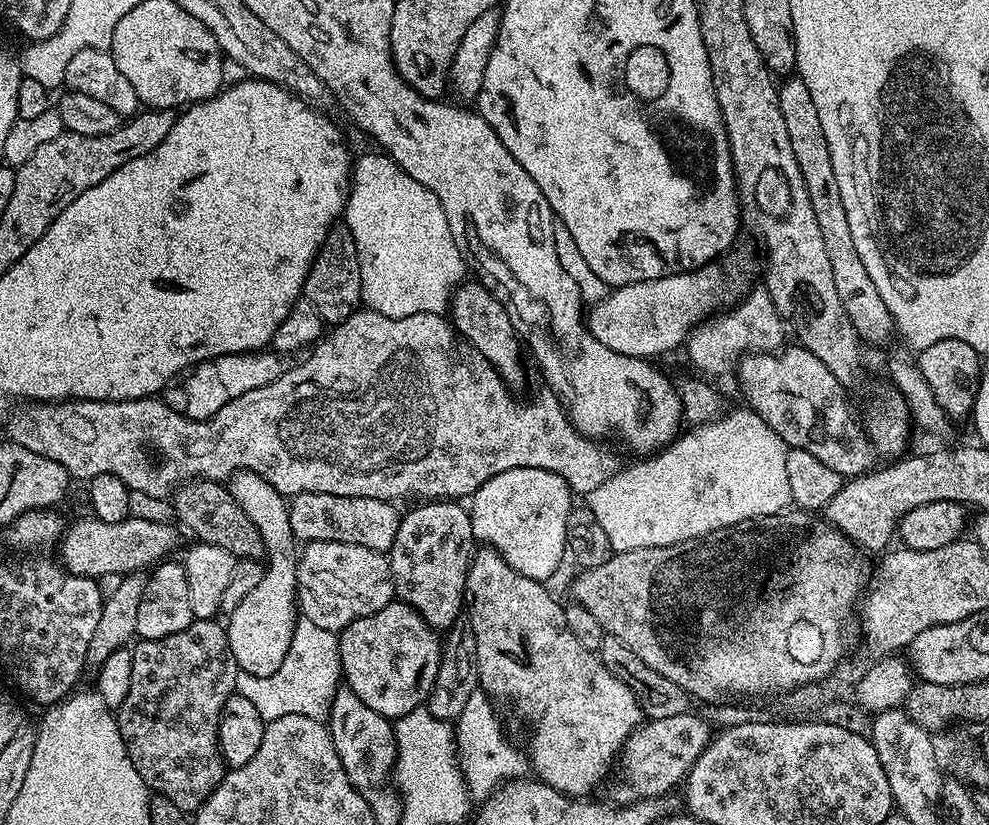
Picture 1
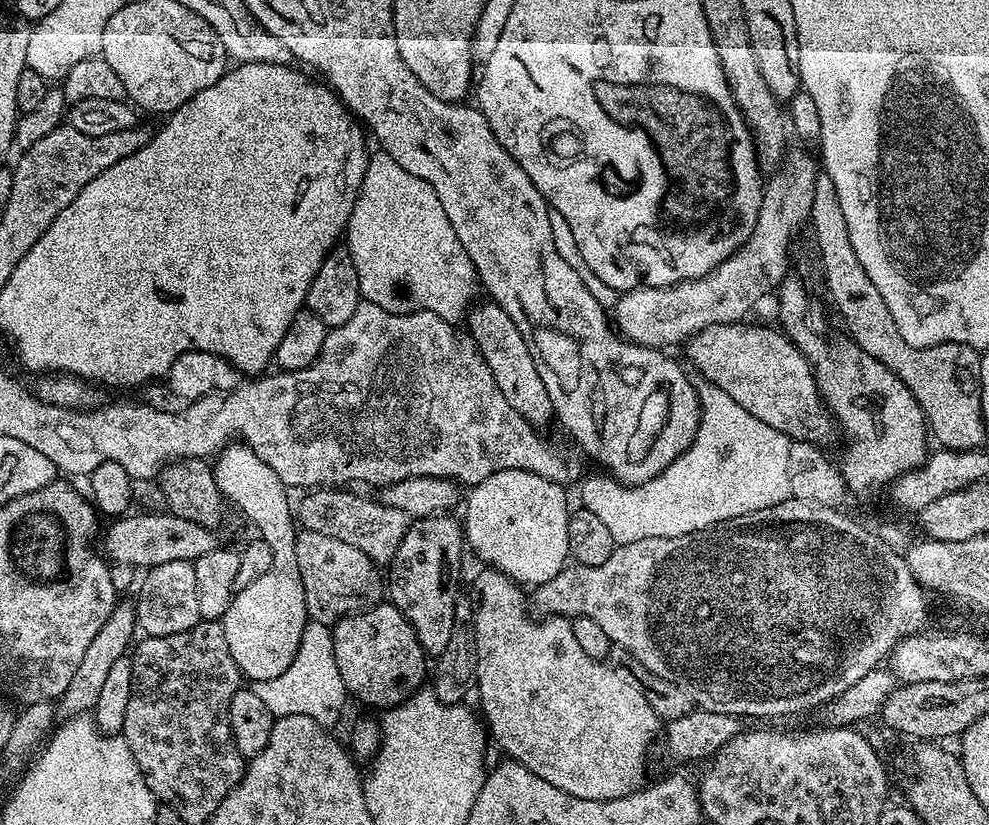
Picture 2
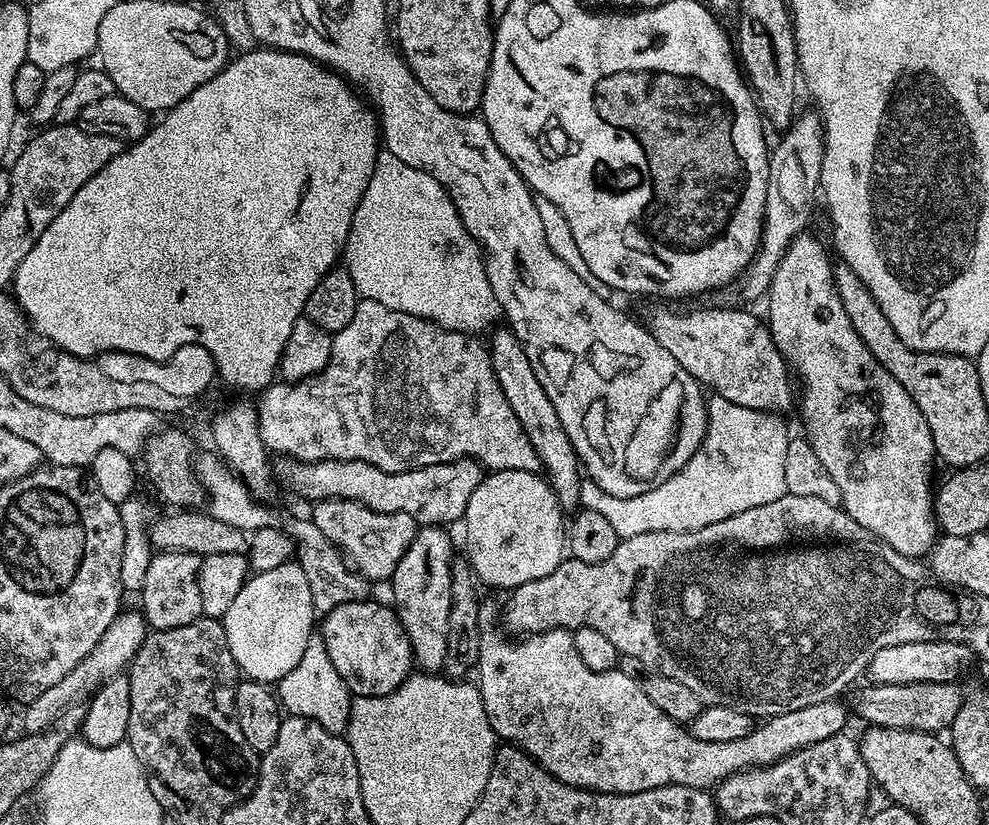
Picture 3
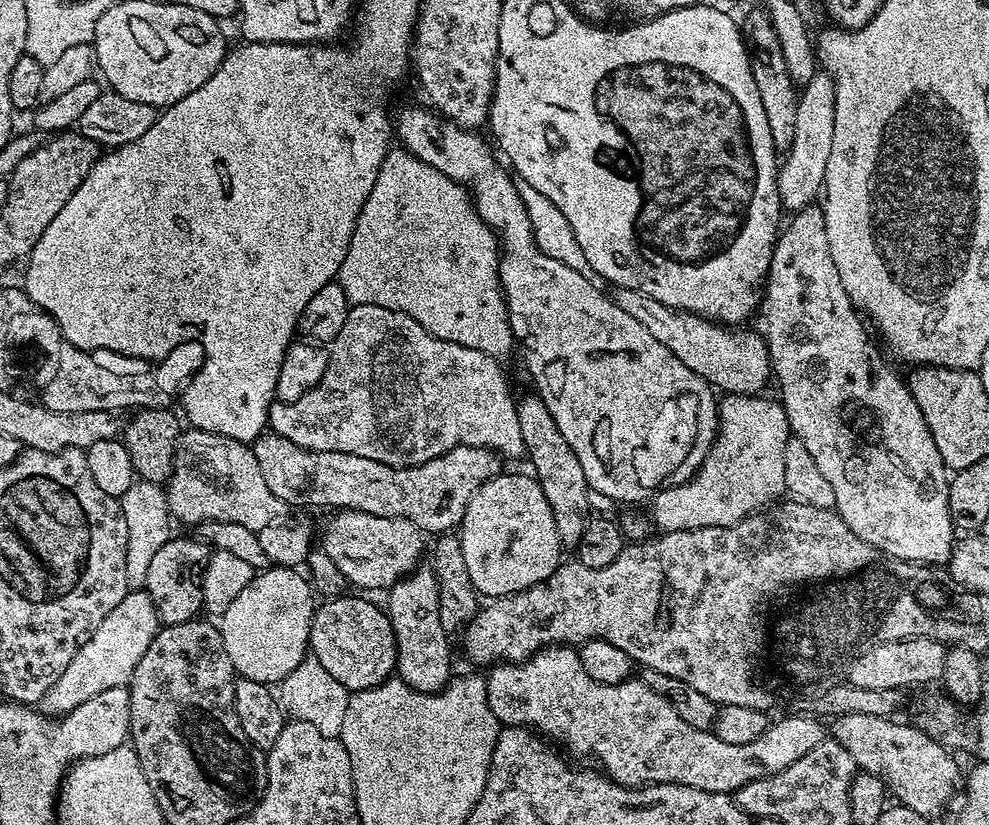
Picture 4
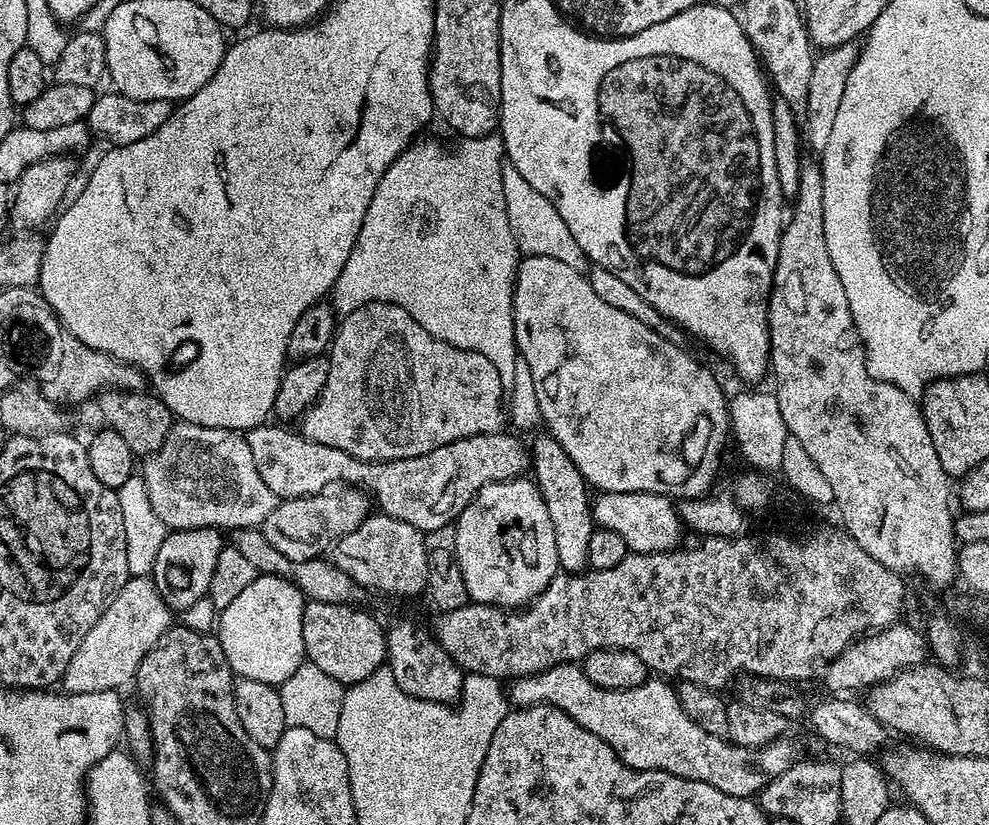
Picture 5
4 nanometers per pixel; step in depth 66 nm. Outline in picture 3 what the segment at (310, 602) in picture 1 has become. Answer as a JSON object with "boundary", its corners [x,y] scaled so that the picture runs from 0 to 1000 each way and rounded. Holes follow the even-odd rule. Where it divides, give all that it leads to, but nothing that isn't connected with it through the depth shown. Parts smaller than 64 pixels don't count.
{"boundary":[[[301,628],[289,638],[289,644],[296,657],[299,681],[305,686],[305,693],[312,707],[314,727],[321,743],[333,742],[339,735],[350,730],[362,730],[373,721],[373,704],[364,697],[359,687],[350,688],[347,670],[334,657],[326,642],[316,635],[313,628]]]}

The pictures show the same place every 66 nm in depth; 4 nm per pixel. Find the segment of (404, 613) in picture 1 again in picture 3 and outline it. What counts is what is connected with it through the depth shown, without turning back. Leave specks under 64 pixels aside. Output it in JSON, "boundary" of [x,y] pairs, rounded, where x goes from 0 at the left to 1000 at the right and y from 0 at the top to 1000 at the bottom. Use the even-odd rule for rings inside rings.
{"boundary":[[[376,726],[339,735],[327,743],[322,756],[330,793],[334,795],[334,802],[338,802],[338,812],[342,812],[346,827],[352,829],[357,845],[394,841],[419,815],[415,773],[411,773],[411,764],[406,764],[400,738]]]}

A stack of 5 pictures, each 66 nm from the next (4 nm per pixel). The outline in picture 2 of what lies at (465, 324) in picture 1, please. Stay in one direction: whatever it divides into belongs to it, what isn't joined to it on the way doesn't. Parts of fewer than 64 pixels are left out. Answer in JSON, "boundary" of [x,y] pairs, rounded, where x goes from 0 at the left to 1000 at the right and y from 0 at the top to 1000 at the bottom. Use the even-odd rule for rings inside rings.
{"boundary":[[[499,366],[493,368],[478,367],[471,379],[471,401],[483,419],[487,434],[491,434],[491,444],[495,444],[495,453],[499,453],[499,464],[508,473],[508,482],[532,507],[535,516],[550,521],[554,513],[559,513],[560,501],[556,478],[552,478],[552,468],[544,453],[544,444],[540,444],[540,429],[536,429],[536,419],[532,419],[532,410],[528,410],[528,400],[520,395],[516,381],[508,376]]]}

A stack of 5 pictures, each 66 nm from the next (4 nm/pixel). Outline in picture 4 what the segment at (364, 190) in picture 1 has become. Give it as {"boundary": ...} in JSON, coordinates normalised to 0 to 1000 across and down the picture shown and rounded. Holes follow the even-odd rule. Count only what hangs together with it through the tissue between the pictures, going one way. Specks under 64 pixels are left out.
{"boundary":[[[403,177],[392,183],[382,206],[382,216],[378,216],[374,240],[370,240],[370,245],[362,259],[362,269],[358,274],[354,298],[350,303],[350,313],[344,324],[342,342],[346,347],[346,352],[350,354],[353,370],[373,368],[402,376],[406,381],[419,385],[419,390],[423,390],[423,395],[427,395],[435,405],[439,405],[439,410],[447,410],[451,415],[459,415],[463,419],[475,419],[475,424],[487,424],[487,429],[511,434],[510,432],[517,429],[518,422],[520,427],[520,408],[514,389],[514,372],[510,365],[510,354],[506,350],[506,292],[503,291],[502,282],[481,257],[481,248],[468,223],[459,221],[451,211],[439,206],[439,201],[419,192],[419,187],[408,183]]]}

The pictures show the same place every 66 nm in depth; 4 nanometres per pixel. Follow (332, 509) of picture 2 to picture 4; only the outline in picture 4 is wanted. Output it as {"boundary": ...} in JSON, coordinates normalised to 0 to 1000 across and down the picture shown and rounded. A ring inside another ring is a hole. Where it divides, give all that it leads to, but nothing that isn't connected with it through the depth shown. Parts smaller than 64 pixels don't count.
{"boundary":[[[340,618],[333,625],[336,627],[328,640],[326,665],[342,686],[353,709],[361,708],[364,713],[391,715],[407,698],[420,691],[426,682],[425,673],[428,669],[430,673],[430,646],[414,630],[355,618]]]}

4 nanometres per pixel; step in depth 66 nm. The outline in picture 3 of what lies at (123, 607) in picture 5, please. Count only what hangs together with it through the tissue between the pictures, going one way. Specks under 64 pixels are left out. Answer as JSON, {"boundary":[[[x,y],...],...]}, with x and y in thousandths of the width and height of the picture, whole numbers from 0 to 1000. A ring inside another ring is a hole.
{"boundary":[[[122,741],[121,745],[115,749],[115,754],[111,754],[107,768],[103,768],[99,783],[95,783],[95,788],[91,788],[91,793],[87,793],[87,798],[83,798],[83,802],[79,802],[79,807],[75,807],[75,812],[71,812],[71,817],[67,817],[63,827],[59,827],[59,832],[51,832],[51,836],[38,841],[38,846],[34,846],[26,855],[23,859],[25,888],[39,890],[42,885],[47,885],[47,880],[51,880],[51,875],[55,875],[55,870],[59,870],[59,865],[67,861],[67,856],[86,852],[86,848],[103,830],[122,818],[132,806],[138,789],[142,787],[152,765],[145,741],[137,741]]]}

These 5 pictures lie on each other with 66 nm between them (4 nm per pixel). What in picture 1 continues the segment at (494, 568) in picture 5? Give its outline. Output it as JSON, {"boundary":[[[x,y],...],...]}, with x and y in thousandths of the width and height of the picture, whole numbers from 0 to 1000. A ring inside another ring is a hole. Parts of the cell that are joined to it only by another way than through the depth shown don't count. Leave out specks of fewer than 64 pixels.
{"boundary":[[[539,567],[512,570],[477,598],[477,648],[486,661],[499,665],[524,696],[554,705],[570,674],[572,679],[570,634],[579,615],[580,598],[564,575]]]}

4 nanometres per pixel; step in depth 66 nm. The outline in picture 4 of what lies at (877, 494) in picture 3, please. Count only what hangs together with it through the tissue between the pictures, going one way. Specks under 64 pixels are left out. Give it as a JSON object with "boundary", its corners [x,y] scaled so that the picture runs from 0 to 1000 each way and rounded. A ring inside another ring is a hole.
{"boundary":[[[822,245],[809,252],[800,263],[801,268],[790,275],[785,297],[779,313],[779,327],[776,341],[770,350],[770,383],[772,378],[772,398],[770,406],[777,415],[777,433],[781,440],[781,456],[783,465],[789,469],[787,484],[789,491],[795,497],[797,522],[807,530],[811,541],[823,555],[828,572],[832,575],[839,589],[842,590],[844,604],[844,619],[859,642],[879,657],[886,665],[892,667],[897,674],[908,676],[912,680],[931,682],[933,685],[956,685],[963,673],[963,661],[967,655],[967,639],[960,623],[960,581],[961,570],[952,560],[952,550],[948,550],[948,541],[944,541],[944,531],[940,527],[940,516],[936,516],[936,507],[932,507],[932,497],[928,497],[928,487],[924,487],[924,478],[920,478],[917,464],[906,451],[901,451],[894,442],[888,423],[882,418],[878,402],[874,399],[875,389],[865,368],[861,367],[859,356],[855,356],[855,347],[851,347],[851,337],[847,337],[847,322],[843,322],[843,313],[839,308],[839,293],[835,288],[835,264],[833,253],[828,246]]]}

